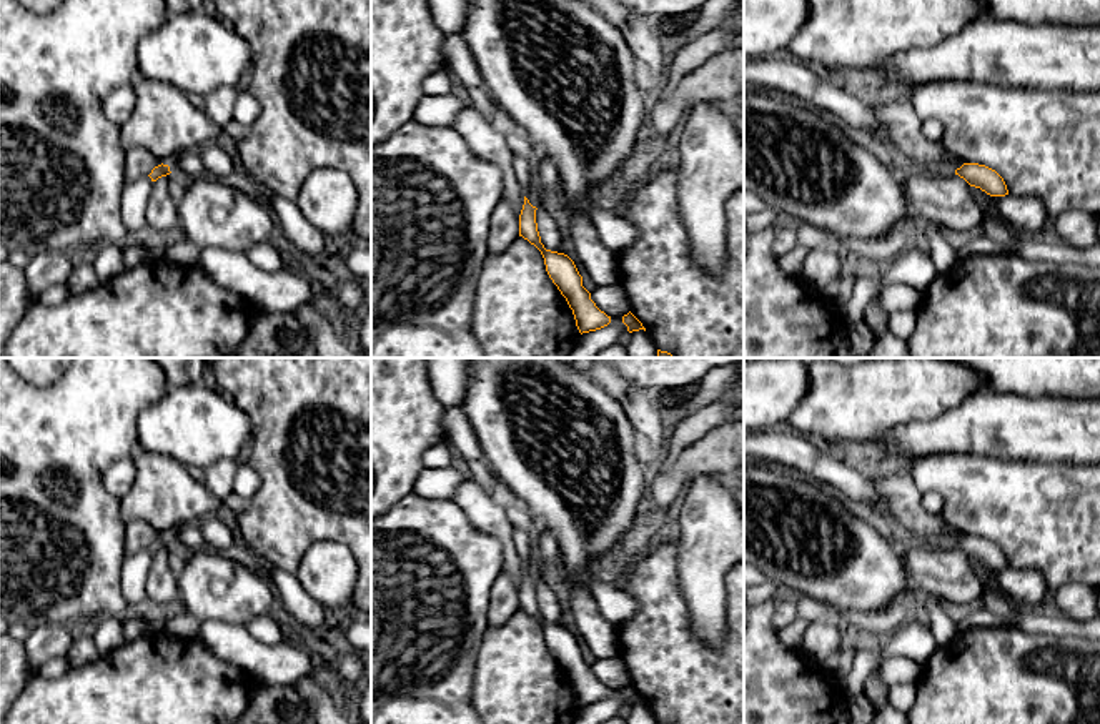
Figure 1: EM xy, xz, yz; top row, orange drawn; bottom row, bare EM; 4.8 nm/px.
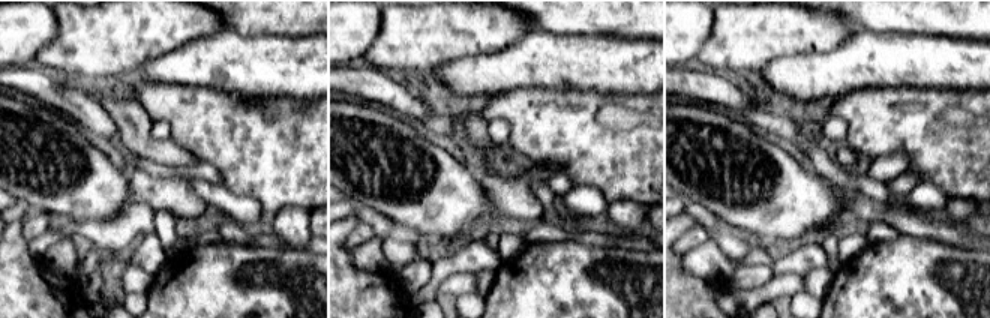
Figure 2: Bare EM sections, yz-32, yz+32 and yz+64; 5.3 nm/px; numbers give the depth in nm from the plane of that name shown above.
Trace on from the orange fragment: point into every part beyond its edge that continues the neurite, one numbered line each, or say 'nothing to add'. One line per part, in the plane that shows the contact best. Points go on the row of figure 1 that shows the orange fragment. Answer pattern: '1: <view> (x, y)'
nothing to add

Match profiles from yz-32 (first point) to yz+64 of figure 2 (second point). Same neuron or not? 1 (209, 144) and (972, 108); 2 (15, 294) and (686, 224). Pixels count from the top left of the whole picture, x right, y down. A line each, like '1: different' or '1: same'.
1: same
2: same

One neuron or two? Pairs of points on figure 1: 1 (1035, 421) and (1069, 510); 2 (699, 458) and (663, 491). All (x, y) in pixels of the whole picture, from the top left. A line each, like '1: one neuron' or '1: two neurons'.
1: two neurons
2: one neuron

